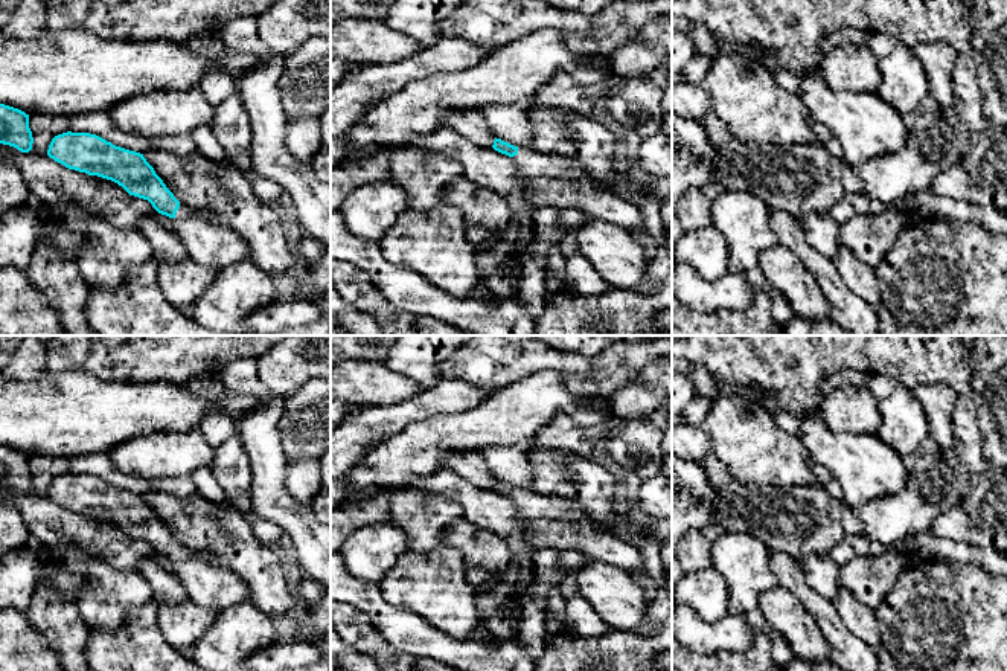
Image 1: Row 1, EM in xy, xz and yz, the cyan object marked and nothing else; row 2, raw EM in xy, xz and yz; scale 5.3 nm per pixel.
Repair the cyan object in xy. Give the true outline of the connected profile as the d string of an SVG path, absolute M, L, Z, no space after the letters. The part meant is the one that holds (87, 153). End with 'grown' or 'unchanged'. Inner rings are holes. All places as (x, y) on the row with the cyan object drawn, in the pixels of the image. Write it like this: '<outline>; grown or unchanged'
M58 134L52 139L47 156L69 169L117 183L169 218L201 217L174 197L143 154L116 146L96 134Z; grown

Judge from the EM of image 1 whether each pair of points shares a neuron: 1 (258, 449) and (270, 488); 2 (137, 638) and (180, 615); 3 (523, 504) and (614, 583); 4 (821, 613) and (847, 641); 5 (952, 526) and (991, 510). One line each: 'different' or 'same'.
1: same
2: different
3: different
4: same
5: same

